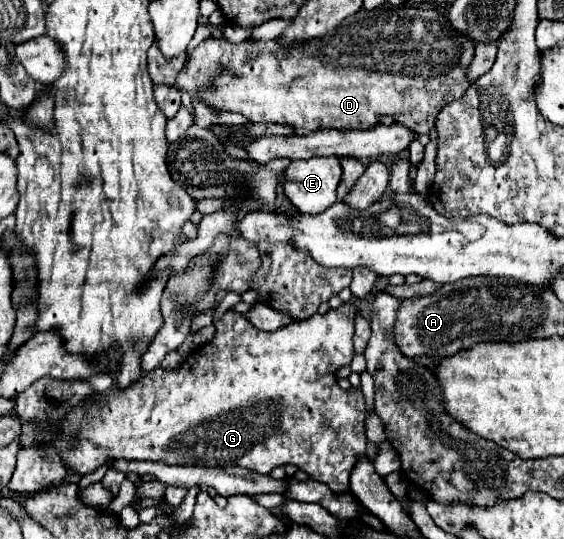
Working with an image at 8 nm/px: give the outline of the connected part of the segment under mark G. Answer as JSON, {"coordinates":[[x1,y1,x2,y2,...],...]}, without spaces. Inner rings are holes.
{"coordinates":[[343,303,325,315,315,313,305,321,293,321,287,329,265,333,249,325,245,315,227,311,215,323,215,337,201,349,193,349,185,367,167,371,157,367,141,385,133,385,129,393,117,397,117,387,105,395,97,395,97,409,89,417,89,425,81,429,77,449,69,453,65,445,51,441,61,453,67,469,87,475,107,459,127,461,161,461,165,465,201,465,231,467,239,465,269,475,275,467,295,465,313,479,329,485,333,493,349,491,349,473,359,455,365,455,365,399,359,389,343,391,337,385,337,371,349,365,353,351,357,305],[109,397,109,405,101,409,101,401]]}

